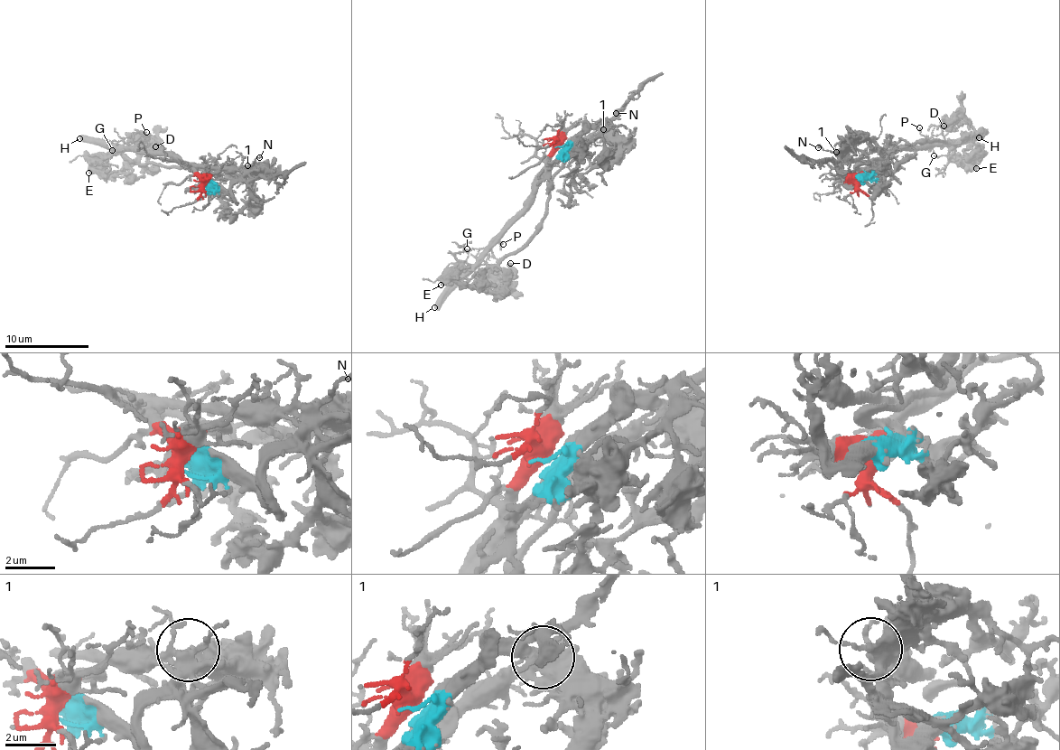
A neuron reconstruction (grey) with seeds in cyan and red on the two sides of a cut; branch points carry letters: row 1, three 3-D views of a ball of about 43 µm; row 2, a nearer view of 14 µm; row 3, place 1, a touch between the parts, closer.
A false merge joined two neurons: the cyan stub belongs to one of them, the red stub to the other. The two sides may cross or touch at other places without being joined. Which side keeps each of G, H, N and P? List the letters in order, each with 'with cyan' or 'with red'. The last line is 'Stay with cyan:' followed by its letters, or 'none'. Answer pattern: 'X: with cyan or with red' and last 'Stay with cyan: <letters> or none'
G: with red
H: with red
N: with red
P: with red
Stay with cyan: none

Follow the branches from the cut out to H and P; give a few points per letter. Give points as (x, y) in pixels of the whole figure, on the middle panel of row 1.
H: (555, 148), (551, 164), (520, 211), (507, 219), (478, 262), (466, 266), (453, 278), (433, 308)
P: (555, 148), (551, 164), (497, 239), (503, 244)

